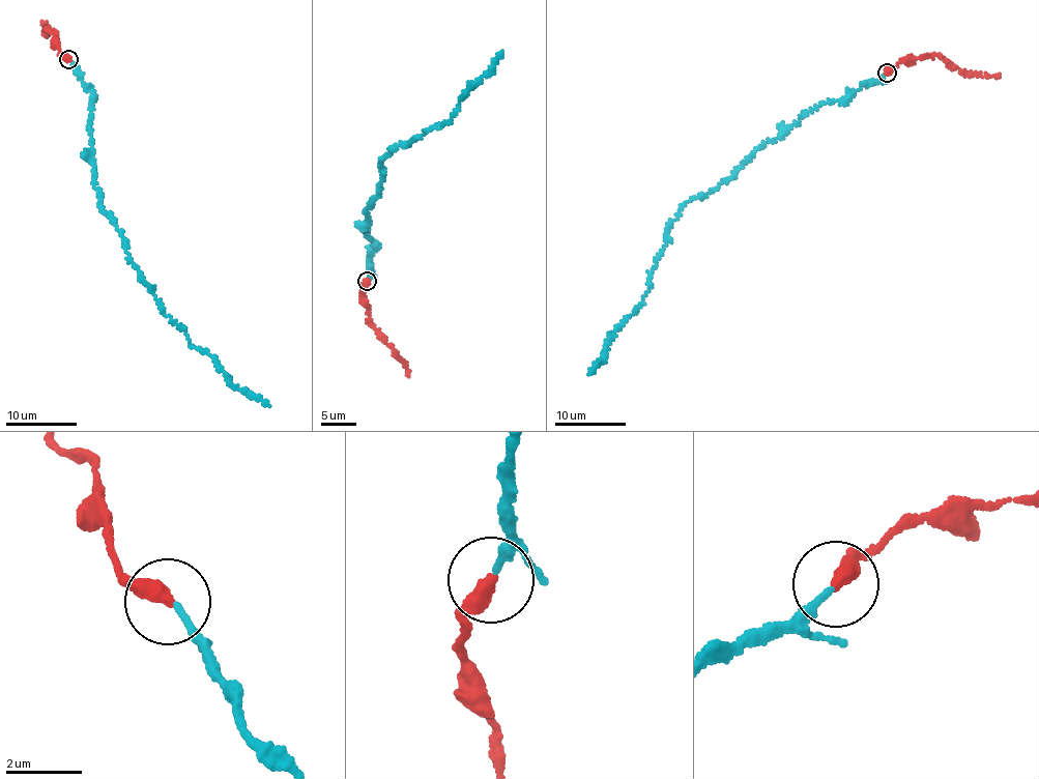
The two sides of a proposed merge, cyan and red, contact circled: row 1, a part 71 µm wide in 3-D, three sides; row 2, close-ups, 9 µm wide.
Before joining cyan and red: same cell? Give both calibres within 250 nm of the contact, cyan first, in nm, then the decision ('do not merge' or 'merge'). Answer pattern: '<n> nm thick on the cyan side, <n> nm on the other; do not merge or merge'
170 nm thick on the cyan side, 440 nm on the other; merge

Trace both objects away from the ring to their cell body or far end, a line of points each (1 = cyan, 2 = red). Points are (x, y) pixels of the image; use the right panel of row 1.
1: (886, 74), (819, 106), (756, 149), (730, 178), (686, 201), (642, 304), (608, 341), (589, 375)
2: (887, 73), (893, 65), (938, 54), (968, 74), (1000, 74)

